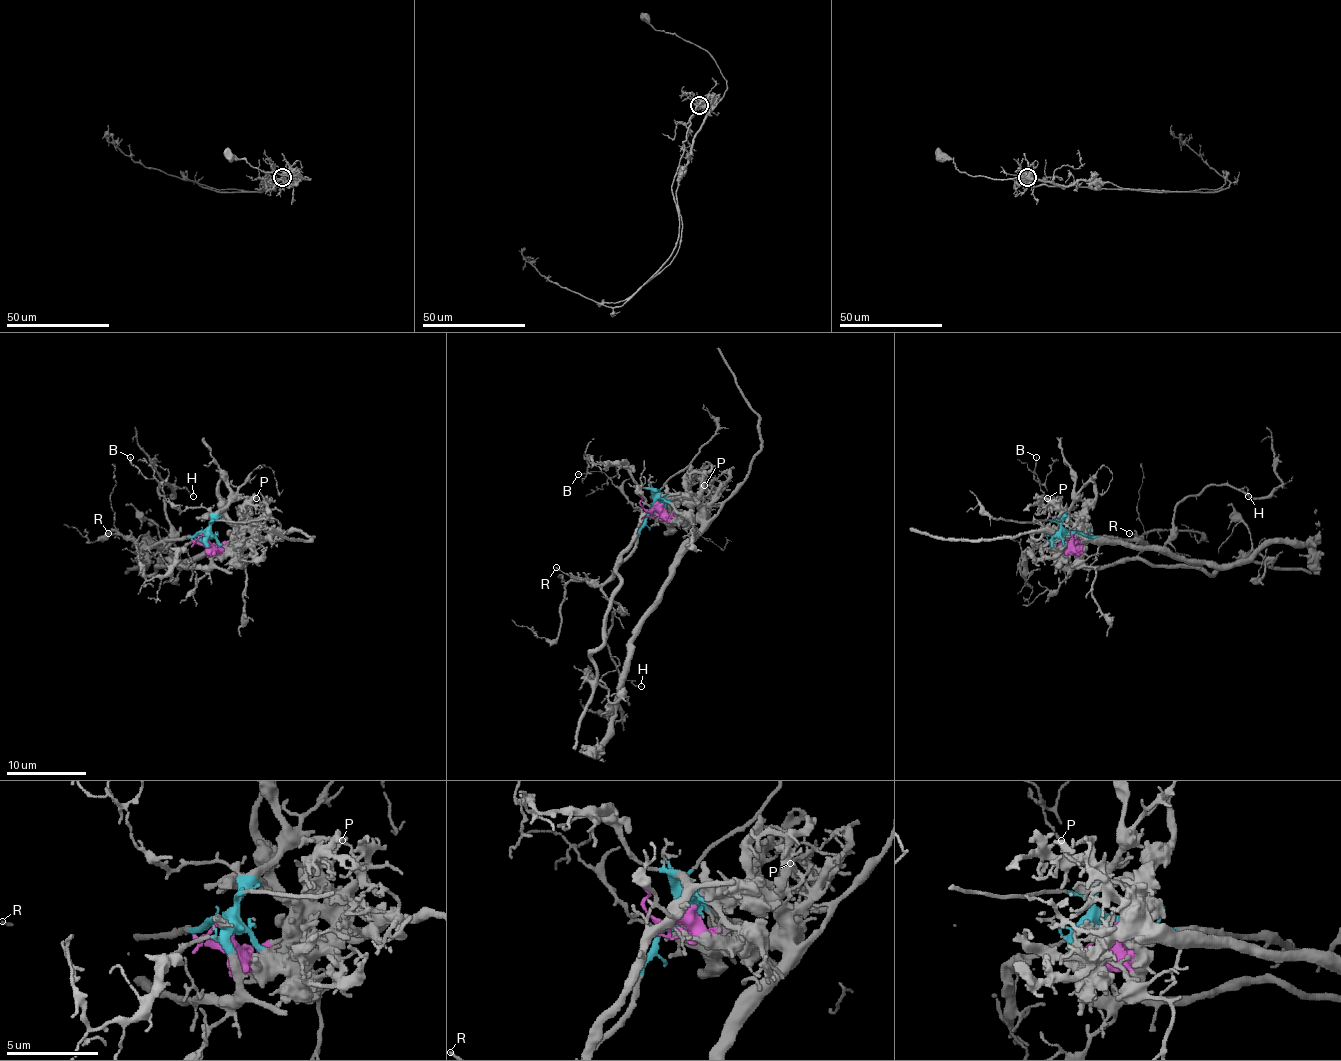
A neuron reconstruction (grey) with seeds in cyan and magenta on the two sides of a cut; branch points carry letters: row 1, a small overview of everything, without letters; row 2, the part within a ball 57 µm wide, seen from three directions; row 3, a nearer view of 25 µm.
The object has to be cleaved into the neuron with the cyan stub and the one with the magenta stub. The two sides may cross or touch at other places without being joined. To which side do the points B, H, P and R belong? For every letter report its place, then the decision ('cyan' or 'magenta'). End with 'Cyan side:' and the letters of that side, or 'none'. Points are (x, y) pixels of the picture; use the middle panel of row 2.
B: at (578, 474); cyan
H: at (641, 686); cyan
P: at (704, 485); magenta
R: at (556, 567); cyan
Cyan side: B, H, R

